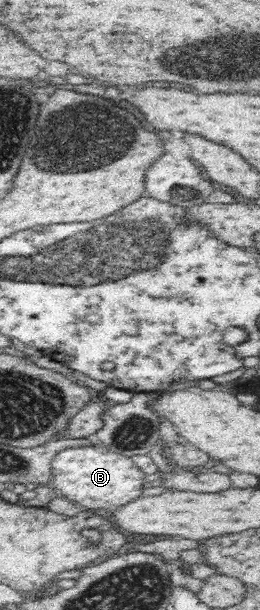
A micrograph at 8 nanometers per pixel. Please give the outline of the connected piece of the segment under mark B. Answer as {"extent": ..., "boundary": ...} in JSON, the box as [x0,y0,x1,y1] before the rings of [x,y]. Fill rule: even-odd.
{"extent":[52,445,144,513],"boundary":[[[103,445],[74,446],[59,451],[52,460],[53,488],[65,498],[89,511],[107,513],[138,498],[144,487],[144,473],[130,458],[106,449]]]}

